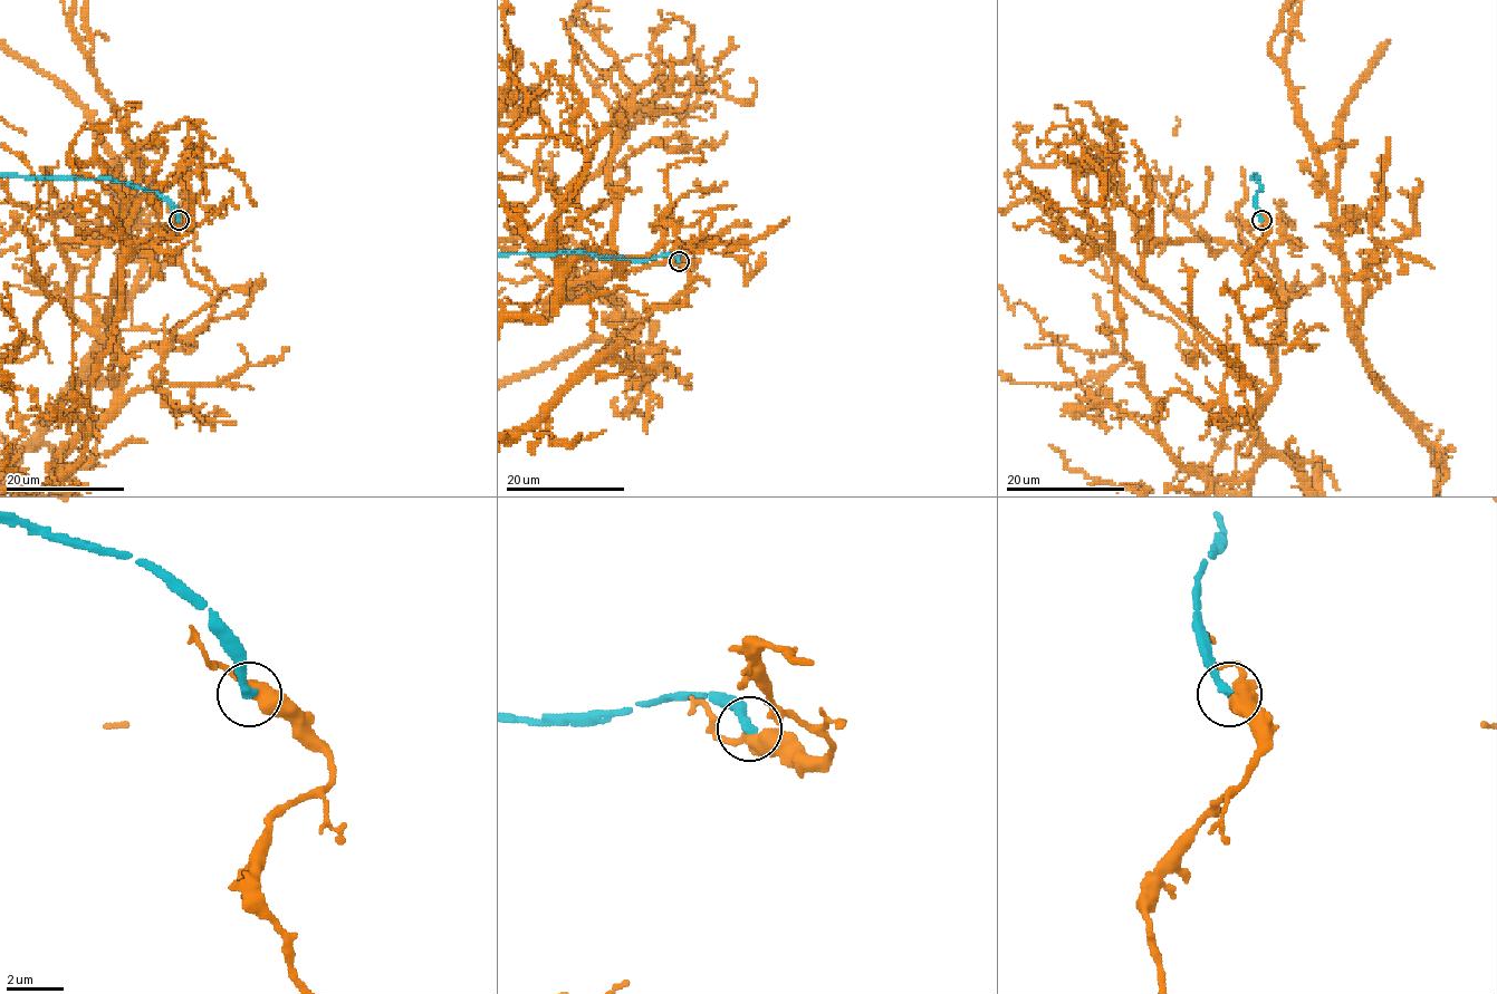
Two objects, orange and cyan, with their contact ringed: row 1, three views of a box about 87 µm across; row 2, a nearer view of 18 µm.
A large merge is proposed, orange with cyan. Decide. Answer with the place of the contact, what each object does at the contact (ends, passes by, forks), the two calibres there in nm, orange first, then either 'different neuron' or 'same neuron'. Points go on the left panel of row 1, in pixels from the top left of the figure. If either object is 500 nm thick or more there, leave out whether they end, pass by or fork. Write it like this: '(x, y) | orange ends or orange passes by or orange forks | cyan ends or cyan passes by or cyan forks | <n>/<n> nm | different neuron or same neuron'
(179, 220) | orange passes by | cyan ends | 440/320 nm | different neuron

